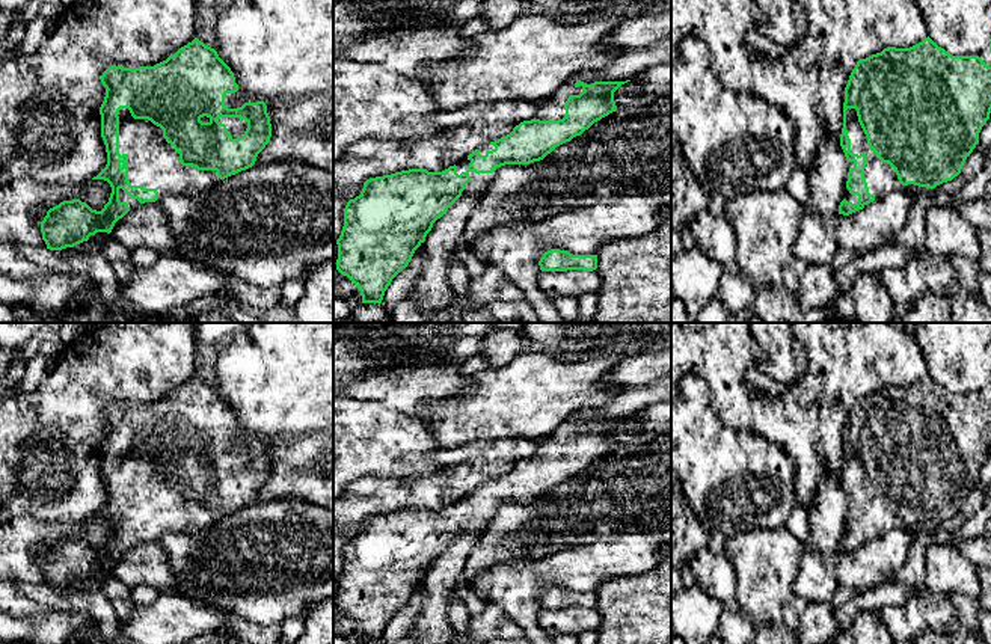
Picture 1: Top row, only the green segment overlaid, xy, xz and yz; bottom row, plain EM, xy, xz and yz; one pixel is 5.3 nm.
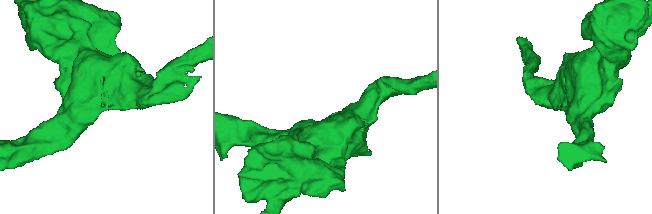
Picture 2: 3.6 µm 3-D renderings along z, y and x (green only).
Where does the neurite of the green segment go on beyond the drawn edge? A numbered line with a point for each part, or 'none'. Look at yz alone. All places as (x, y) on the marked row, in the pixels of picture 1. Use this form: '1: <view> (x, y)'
1: yz (881, 178)

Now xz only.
1: xz (477, 187)

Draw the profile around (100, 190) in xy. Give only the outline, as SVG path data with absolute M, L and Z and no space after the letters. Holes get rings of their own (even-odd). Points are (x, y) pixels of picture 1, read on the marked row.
M17 178L0 184L0 246L47 247L41 222L47 211L63 201L80 199L101 211L109 202L112 187L104 179L91 179L78 187Z

